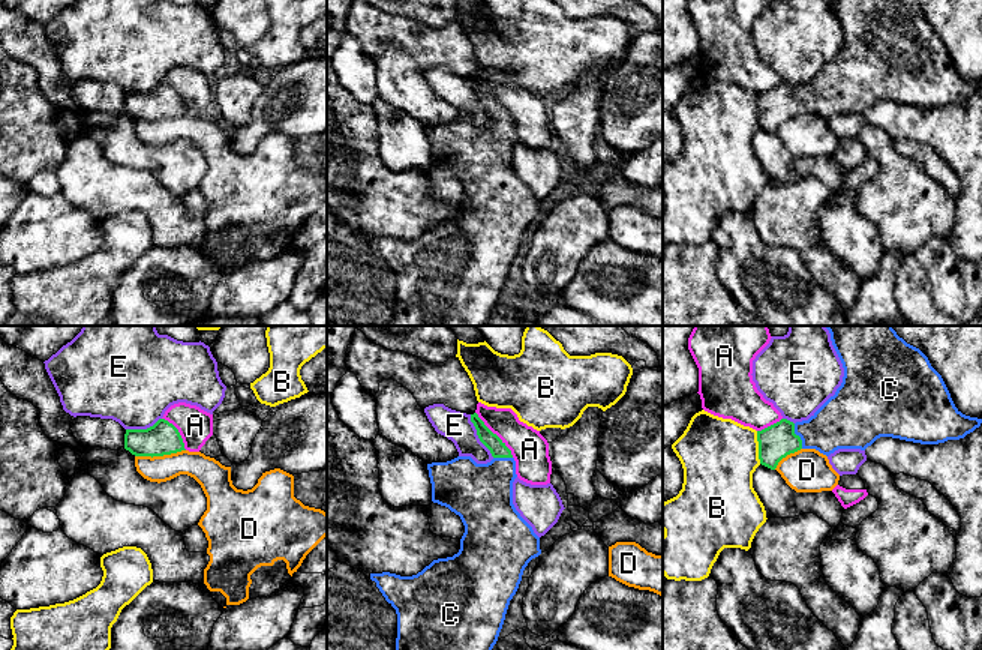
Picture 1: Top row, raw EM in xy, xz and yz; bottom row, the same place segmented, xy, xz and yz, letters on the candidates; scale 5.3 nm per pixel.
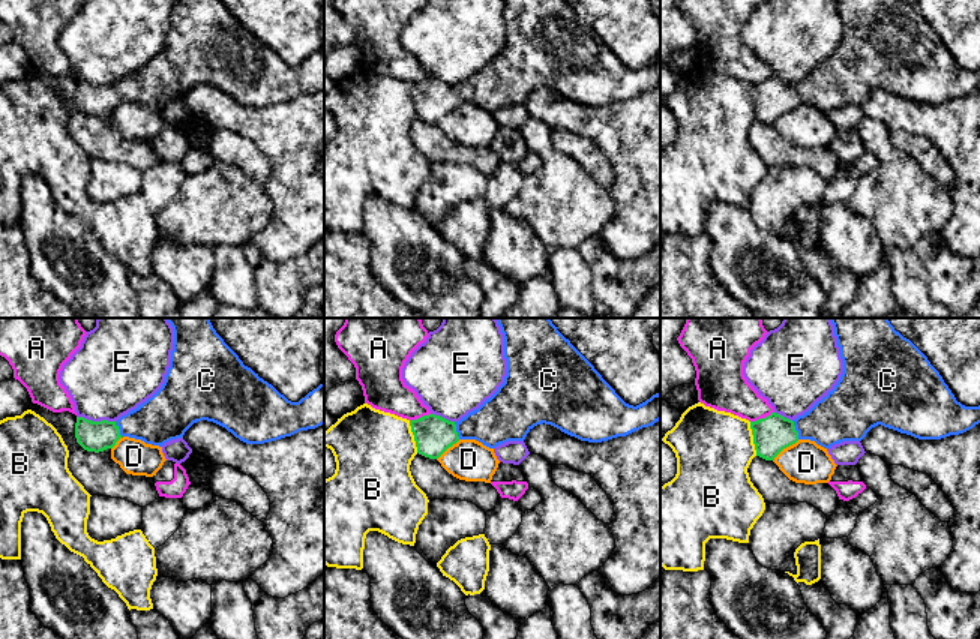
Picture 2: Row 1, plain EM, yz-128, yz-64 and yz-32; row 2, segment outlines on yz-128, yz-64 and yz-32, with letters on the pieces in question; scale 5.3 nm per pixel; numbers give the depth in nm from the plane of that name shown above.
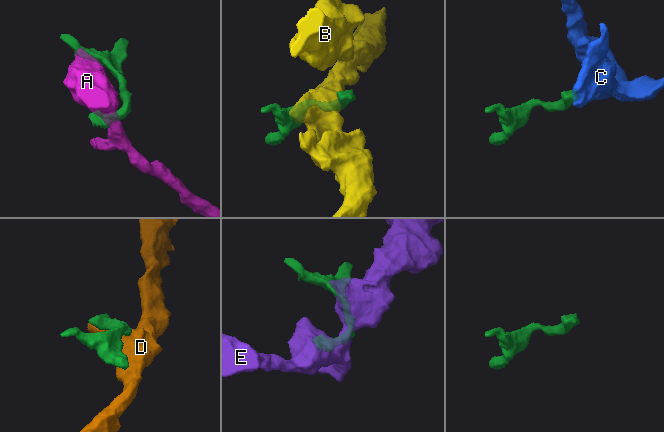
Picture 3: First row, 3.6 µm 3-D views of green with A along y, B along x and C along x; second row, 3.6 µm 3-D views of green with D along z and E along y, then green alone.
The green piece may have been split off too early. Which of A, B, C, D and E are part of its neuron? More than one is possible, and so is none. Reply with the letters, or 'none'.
C

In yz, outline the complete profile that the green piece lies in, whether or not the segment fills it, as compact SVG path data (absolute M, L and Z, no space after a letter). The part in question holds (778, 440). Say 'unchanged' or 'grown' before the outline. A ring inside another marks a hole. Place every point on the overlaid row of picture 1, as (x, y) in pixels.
grown; M825 326L832 345L843 363L844 377L835 395L831 396L808 420L780 422L757 431L760 464L775 470L778 462L801 449L816 449L829 456L838 449L865 450L880 437L892 437L921 444L939 444L960 440L981 426L982 419L963 414L954 404L942 375L931 366L928 357L897 335L892 326Z

